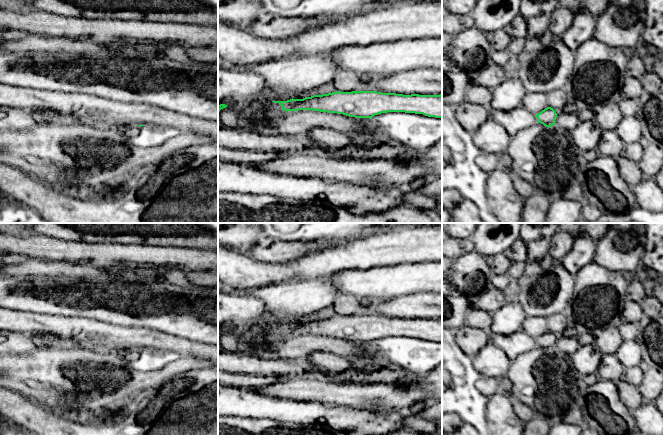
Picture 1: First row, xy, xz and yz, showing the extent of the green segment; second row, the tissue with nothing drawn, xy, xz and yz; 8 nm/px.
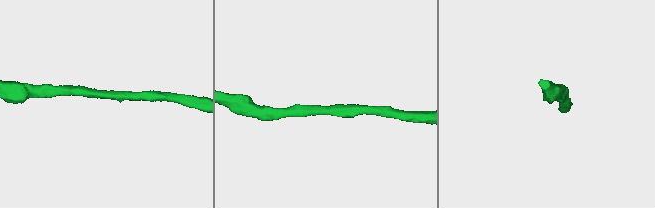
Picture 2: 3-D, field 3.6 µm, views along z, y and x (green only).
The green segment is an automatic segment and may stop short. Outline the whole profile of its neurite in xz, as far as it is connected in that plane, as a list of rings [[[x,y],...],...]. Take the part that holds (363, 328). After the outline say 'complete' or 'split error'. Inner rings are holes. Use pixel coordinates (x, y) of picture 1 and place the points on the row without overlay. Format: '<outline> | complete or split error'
[[[376,315],[332,316],[313,319],[303,323],[272,325],[281,329],[281,334],[314,334],[343,338],[355,342],[369,342],[387,336],[423,338],[442,343],[442,318],[403,319]]] | complete

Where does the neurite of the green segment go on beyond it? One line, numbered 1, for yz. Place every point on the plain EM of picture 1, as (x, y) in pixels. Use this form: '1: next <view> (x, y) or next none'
1: next none

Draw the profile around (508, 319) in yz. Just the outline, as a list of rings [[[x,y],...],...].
[[[508,297],[503,305],[492,313],[492,334],[510,335],[522,329],[526,318],[523,307],[514,297]]]

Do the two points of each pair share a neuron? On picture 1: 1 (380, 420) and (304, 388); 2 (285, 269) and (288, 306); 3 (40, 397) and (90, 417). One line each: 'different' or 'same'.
1: different
2: different
3: different

